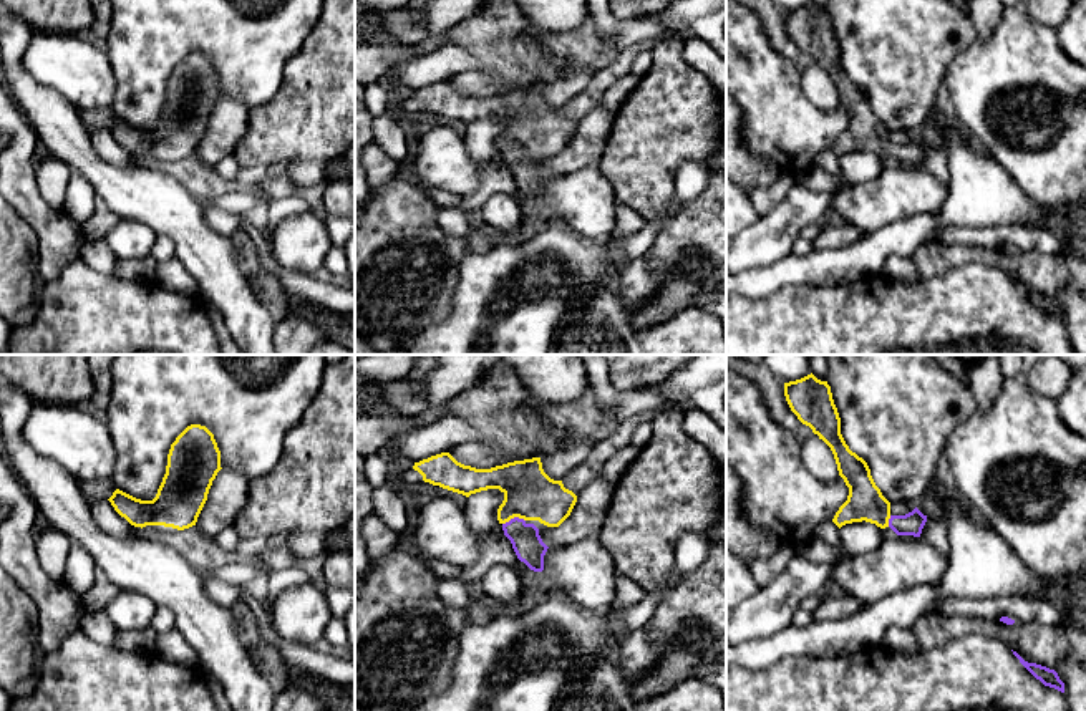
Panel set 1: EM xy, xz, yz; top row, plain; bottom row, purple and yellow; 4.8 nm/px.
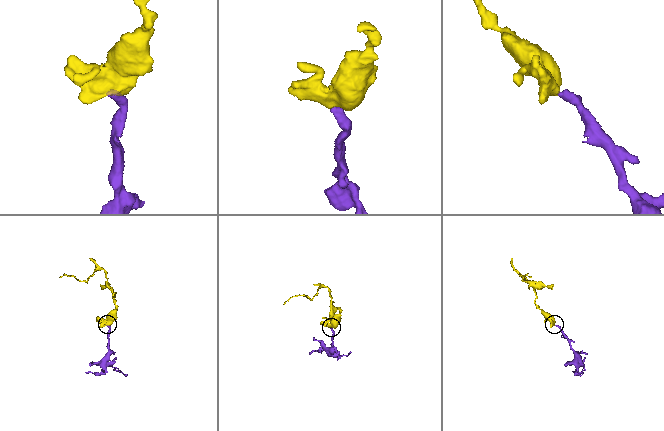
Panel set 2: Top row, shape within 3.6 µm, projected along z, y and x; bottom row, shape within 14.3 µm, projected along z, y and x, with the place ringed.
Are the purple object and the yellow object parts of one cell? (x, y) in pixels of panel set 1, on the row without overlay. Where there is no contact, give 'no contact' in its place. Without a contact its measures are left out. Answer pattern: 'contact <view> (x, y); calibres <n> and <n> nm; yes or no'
contact xz (514, 146); calibres 140 and 240 nm; yes

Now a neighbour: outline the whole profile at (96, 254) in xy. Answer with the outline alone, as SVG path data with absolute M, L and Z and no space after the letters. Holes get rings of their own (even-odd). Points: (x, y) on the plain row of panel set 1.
M86 240L80 259L93 270L106 275L113 275L119 262L104 240Z

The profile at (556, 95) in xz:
M574 73L555 83L541 86L542 98L550 108L562 109L565 103L589 85L590 78L590 73Z

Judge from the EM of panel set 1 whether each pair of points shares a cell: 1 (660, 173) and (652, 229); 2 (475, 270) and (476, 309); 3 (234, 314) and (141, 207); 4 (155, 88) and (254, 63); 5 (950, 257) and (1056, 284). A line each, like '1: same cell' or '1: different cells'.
1: different cells
2: same cell
3: same cell
4: same cell
5: same cell

